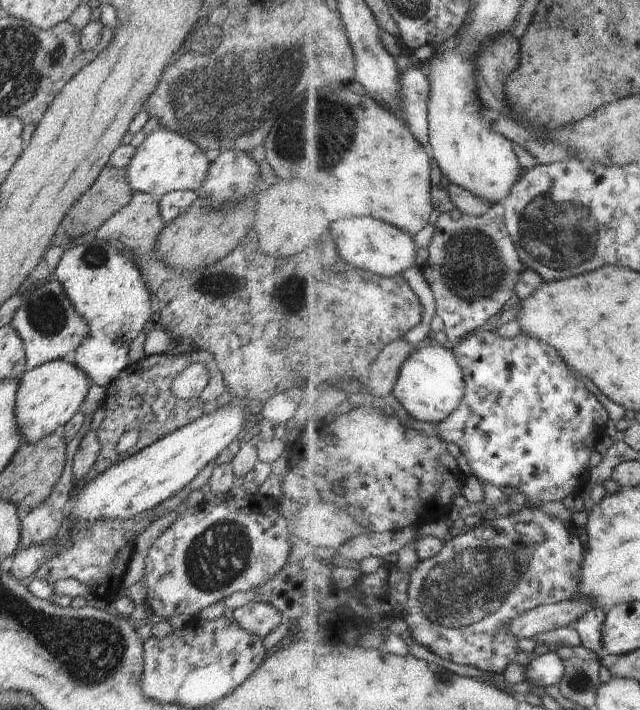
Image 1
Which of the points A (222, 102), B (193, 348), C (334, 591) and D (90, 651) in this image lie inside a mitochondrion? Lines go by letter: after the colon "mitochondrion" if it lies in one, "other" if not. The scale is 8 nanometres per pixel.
A: mitochondrion
B: other
C: other
D: mitochondrion

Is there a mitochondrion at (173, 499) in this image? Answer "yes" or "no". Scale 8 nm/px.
no

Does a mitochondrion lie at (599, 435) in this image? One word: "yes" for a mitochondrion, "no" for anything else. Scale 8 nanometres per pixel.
no

